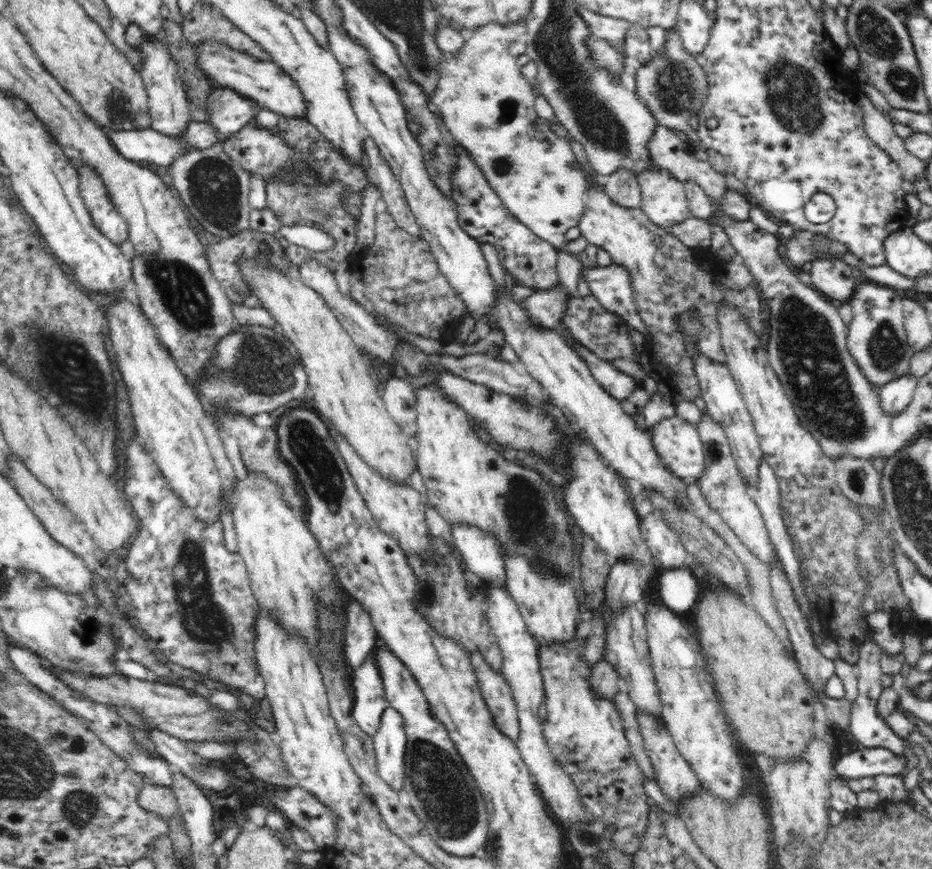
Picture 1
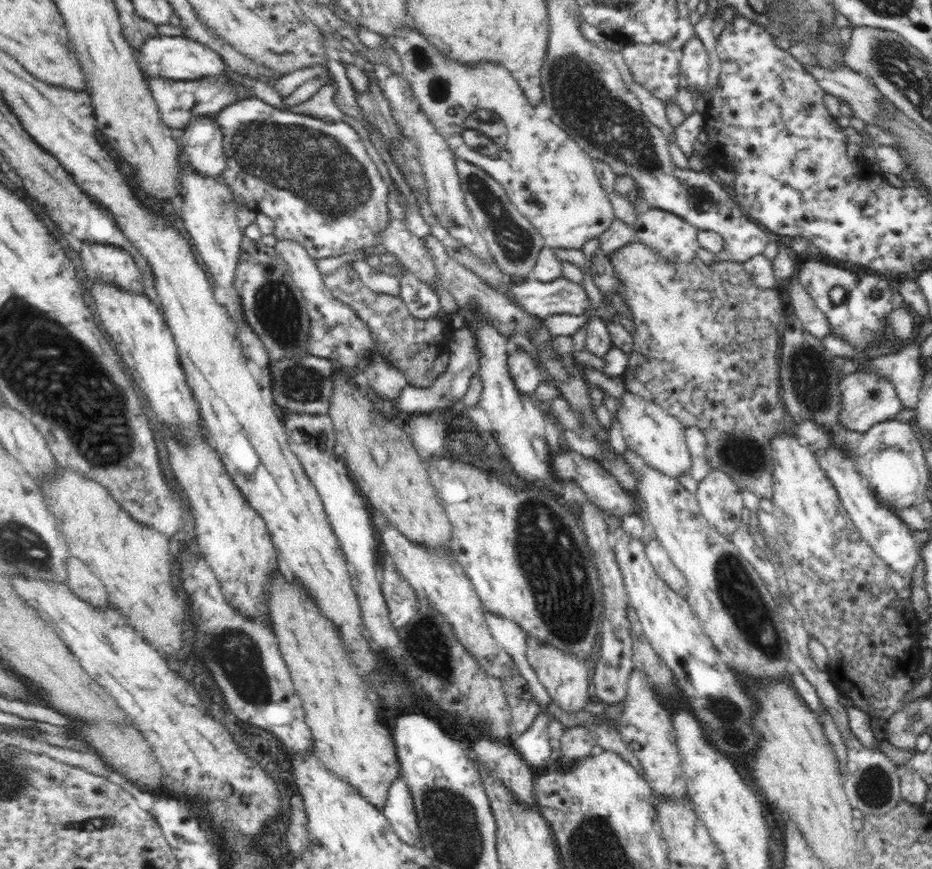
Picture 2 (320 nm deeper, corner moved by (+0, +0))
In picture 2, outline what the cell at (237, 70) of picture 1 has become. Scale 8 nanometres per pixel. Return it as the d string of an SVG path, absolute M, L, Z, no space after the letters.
M160 35L148 38L148 41L142 44L142 48L135 51L139 67L147 76L159 76L159 78L178 81L198 80L204 77L230 79L226 74L229 69L227 64L215 50L184 36L170 37Z

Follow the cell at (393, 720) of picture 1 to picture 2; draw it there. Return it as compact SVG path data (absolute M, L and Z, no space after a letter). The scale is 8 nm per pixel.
M402 776L392 784L388 791L383 813L402 842L410 846L422 847L414 801Z

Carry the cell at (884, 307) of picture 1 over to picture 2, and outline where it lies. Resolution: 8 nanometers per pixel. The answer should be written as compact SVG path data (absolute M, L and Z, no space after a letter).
M858 366L854 374L847 375L841 380L840 393L842 393L842 400L839 419L842 426L852 432L864 433L878 422L895 418L903 409L902 401L898 398L894 385L888 379L876 375L874 371L863 366Z

